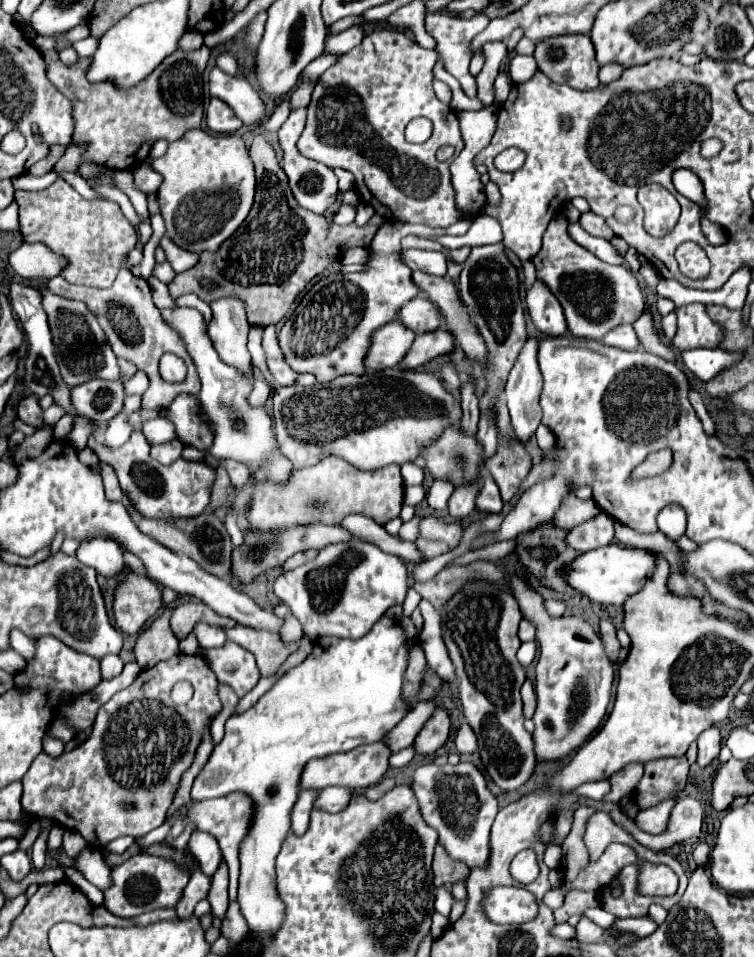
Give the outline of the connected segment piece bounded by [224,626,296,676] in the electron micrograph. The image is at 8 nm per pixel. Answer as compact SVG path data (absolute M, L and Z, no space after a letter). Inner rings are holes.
M234 626L234 628L224 628L224 632L232 642L244 646L254 654L262 676L274 674L286 660L286 656L296 650L296 644L284 644L278 634L270 634L266 630Z

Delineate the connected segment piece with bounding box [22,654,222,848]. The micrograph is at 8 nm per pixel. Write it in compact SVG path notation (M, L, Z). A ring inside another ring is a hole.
M178 654L170 660L160 662L150 670L140 672L140 676L132 686L114 694L98 710L92 734L84 744L80 744L70 752L64 752L60 758L52 758L44 752L34 758L30 770L22 778L24 782L22 808L38 818L42 816L54 818L58 824L70 830L78 830L84 836L84 840L94 848L104 848L110 840L120 836L144 836L146 832L158 828L166 820L166 810L174 800L180 776L192 766L204 728L208 726L210 718L216 716L222 708L222 702L216 694L216 684L218 680L202 656ZM182 680L194 686L194 696L188 704L176 706L170 698L170 692L172 686Z

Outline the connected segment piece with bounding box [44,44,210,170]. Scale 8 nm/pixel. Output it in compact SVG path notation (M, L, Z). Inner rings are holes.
M204 44L190 52L176 50L172 56L166 56L150 76L136 84L136 88L120 92L120 88L112 88L112 84L88 82L84 72L88 72L88 64L92 64L90 58L82 58L74 66L64 66L56 50L44 54L50 82L74 104L74 142L88 144L84 162L92 160L108 170L136 170L148 158L154 142L174 142L188 130L200 128L204 118L202 72L208 56L210 50Z

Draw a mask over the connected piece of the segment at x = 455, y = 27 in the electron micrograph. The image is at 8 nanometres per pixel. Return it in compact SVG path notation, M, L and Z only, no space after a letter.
M436 12L436 14L428 14L426 16L426 32L436 40L436 52L440 56L440 60L444 62L446 72L450 72L460 84L462 90L466 92L466 96L474 98L476 96L476 80L474 76L468 72L468 62L472 58L472 50L470 50L470 42L476 34L480 34L486 26L488 26L488 18L486 16L474 16L470 20L448 14L448 12Z

